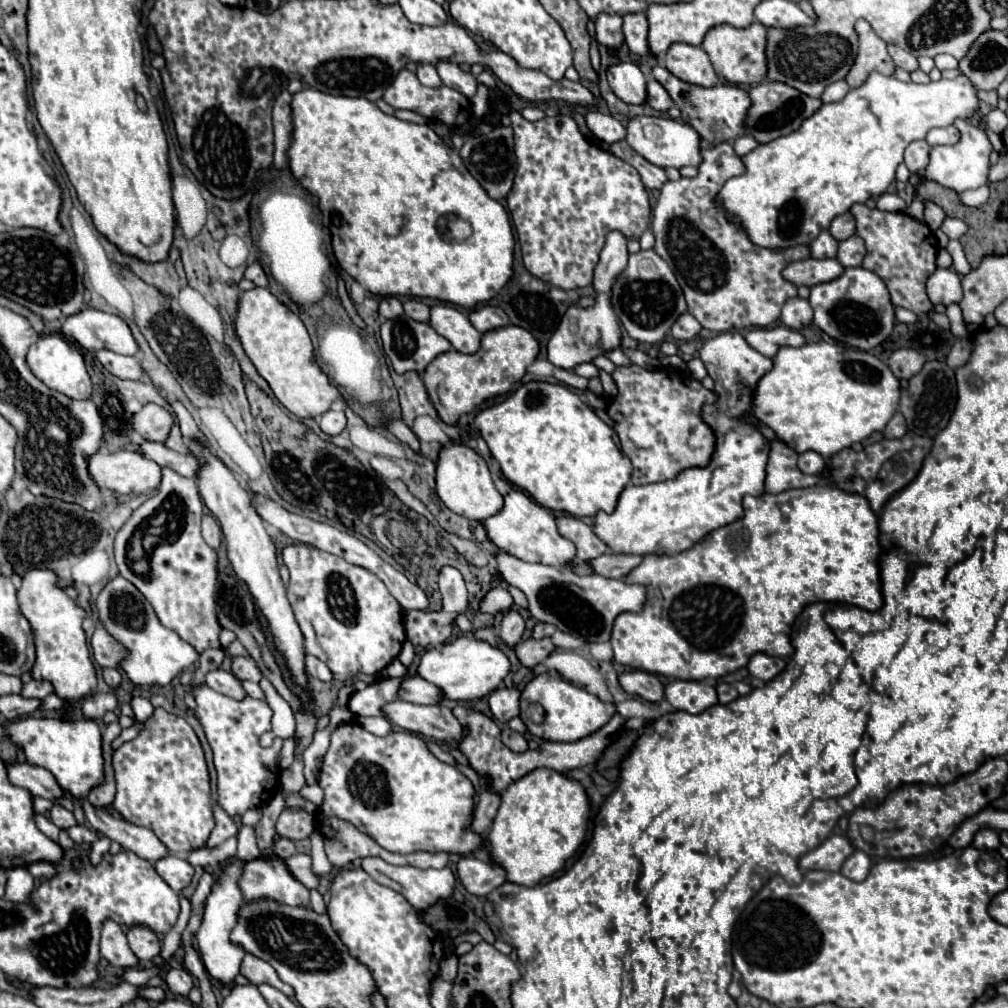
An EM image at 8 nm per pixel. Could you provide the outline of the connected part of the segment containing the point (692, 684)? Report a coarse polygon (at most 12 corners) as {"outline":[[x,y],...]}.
{"outline":[[672,680],[664,696],[676,710],[700,714],[718,702],[714,686]]}

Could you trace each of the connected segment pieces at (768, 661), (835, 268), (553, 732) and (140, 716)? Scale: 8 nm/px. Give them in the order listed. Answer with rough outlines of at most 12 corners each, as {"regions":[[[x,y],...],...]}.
{"regions":[[[754,654],[748,662],[750,674],[764,682],[778,676],[784,658]],[[806,258],[782,270],[794,286],[816,286],[844,272],[838,260]],[[540,674],[522,692],[544,708],[544,722],[526,720],[534,736],[576,742],[616,714],[558,676]],[[134,696],[134,718],[146,722],[154,712],[150,700]]]}

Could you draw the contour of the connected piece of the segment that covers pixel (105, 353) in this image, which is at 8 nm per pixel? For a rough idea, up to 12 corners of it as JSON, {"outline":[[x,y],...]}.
{"outline":[[102,348],[96,358],[114,376],[140,380],[140,360]]}

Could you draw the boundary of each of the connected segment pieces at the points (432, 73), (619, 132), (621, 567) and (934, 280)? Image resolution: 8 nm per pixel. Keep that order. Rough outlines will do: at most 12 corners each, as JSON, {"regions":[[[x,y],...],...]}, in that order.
{"regions":[[[420,62],[416,74],[428,88],[440,88],[442,80],[432,64]],[[586,114],[590,132],[606,144],[626,136],[626,128],[610,114]],[[602,554],[586,564],[604,578],[624,578],[640,562],[634,554]],[[938,268],[926,280],[932,304],[960,302],[960,276],[952,268]]]}

